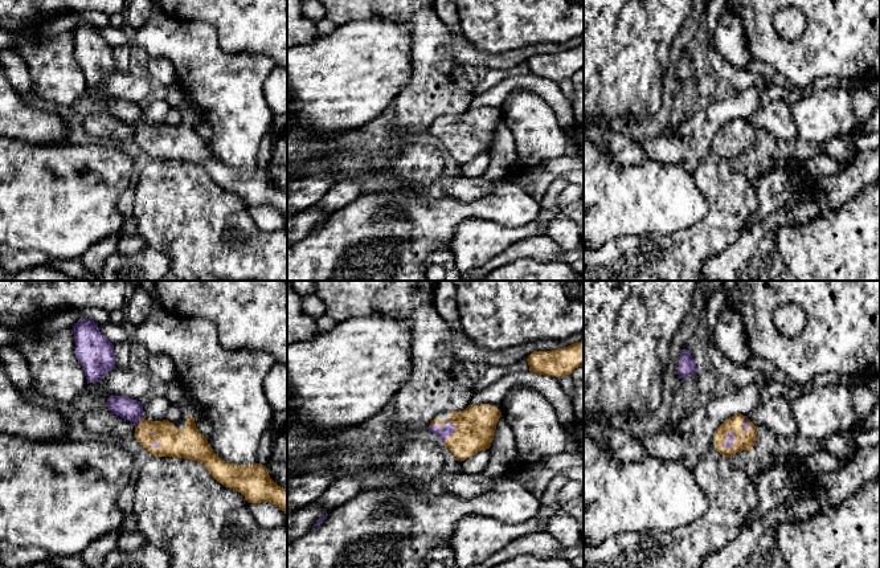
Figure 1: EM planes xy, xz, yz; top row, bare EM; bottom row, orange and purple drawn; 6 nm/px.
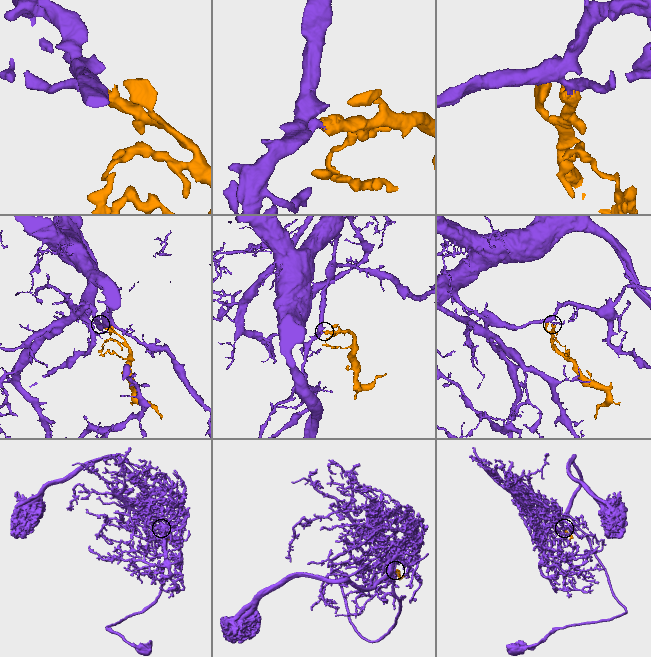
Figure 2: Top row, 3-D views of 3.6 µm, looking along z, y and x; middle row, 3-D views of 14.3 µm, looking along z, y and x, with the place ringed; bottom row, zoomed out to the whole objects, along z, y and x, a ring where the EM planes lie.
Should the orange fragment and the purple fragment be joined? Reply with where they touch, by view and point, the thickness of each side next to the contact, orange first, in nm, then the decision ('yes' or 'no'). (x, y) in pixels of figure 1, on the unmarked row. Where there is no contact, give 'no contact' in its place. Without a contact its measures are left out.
contact xz (443, 127); calibres 240 and 90 nm; yes

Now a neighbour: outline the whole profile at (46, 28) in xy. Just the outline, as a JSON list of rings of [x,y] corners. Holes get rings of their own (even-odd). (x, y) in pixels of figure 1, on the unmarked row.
[[[85,11],[69,16],[41,20],[36,34],[38,37],[52,37],[64,32],[71,32],[78,24],[90,23],[95,26],[110,26],[110,16],[98,11]]]

